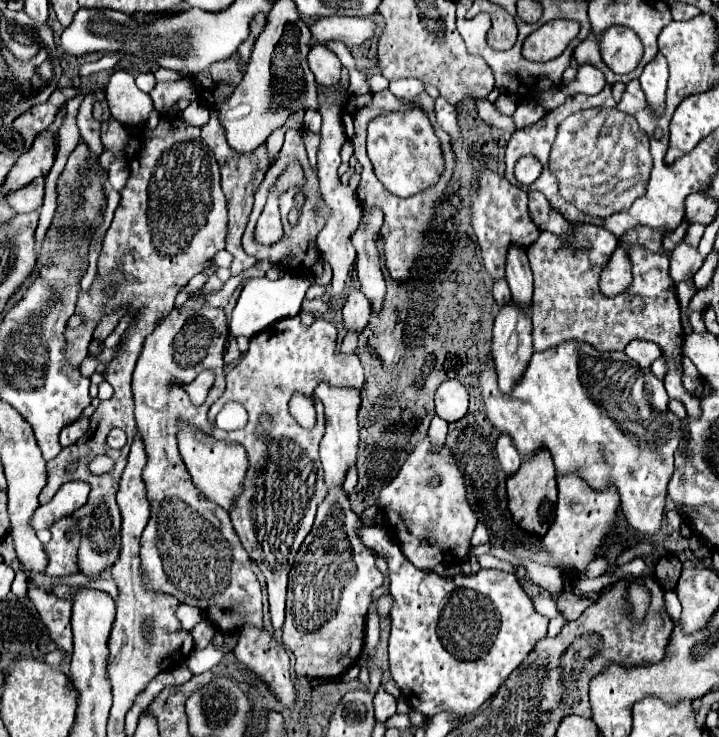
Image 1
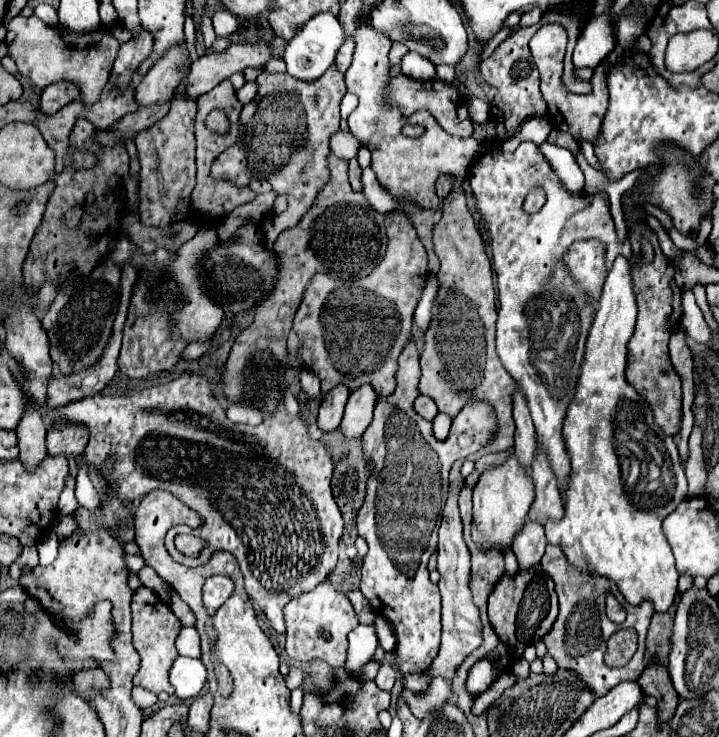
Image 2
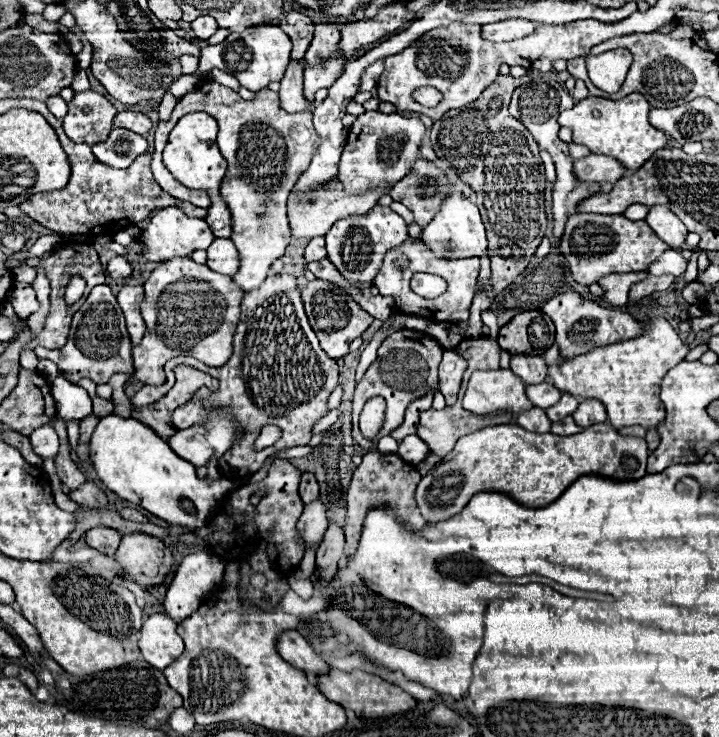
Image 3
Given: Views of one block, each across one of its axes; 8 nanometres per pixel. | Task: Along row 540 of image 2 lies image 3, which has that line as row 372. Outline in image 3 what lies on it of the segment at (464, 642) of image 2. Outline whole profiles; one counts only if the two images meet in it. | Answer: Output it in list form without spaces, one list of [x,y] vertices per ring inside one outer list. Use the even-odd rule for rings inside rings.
[[[444,350],[444,358],[440,362],[440,392],[446,398],[446,406],[452,406],[456,402],[464,370],[466,360],[454,350]]]

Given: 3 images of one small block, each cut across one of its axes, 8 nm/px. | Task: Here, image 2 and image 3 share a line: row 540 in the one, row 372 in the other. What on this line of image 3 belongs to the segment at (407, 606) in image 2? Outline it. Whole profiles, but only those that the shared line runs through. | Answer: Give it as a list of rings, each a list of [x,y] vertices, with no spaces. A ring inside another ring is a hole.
[[[400,330],[390,334],[382,346],[378,348],[378,358],[376,362],[366,370],[364,378],[356,384],[356,392],[354,392],[354,410],[362,410],[362,404],[366,404],[370,398],[374,396],[382,396],[386,400],[386,414],[384,414],[384,426],[378,432],[378,436],[374,440],[362,440],[362,434],[358,430],[358,416],[352,414],[352,436],[354,440],[368,450],[374,450],[378,440],[382,436],[388,436],[394,428],[398,428],[404,420],[404,410],[406,406],[424,396],[430,388],[434,388],[438,384],[438,364],[442,360],[442,348],[436,344],[436,340],[424,336],[422,332],[416,330]]]

